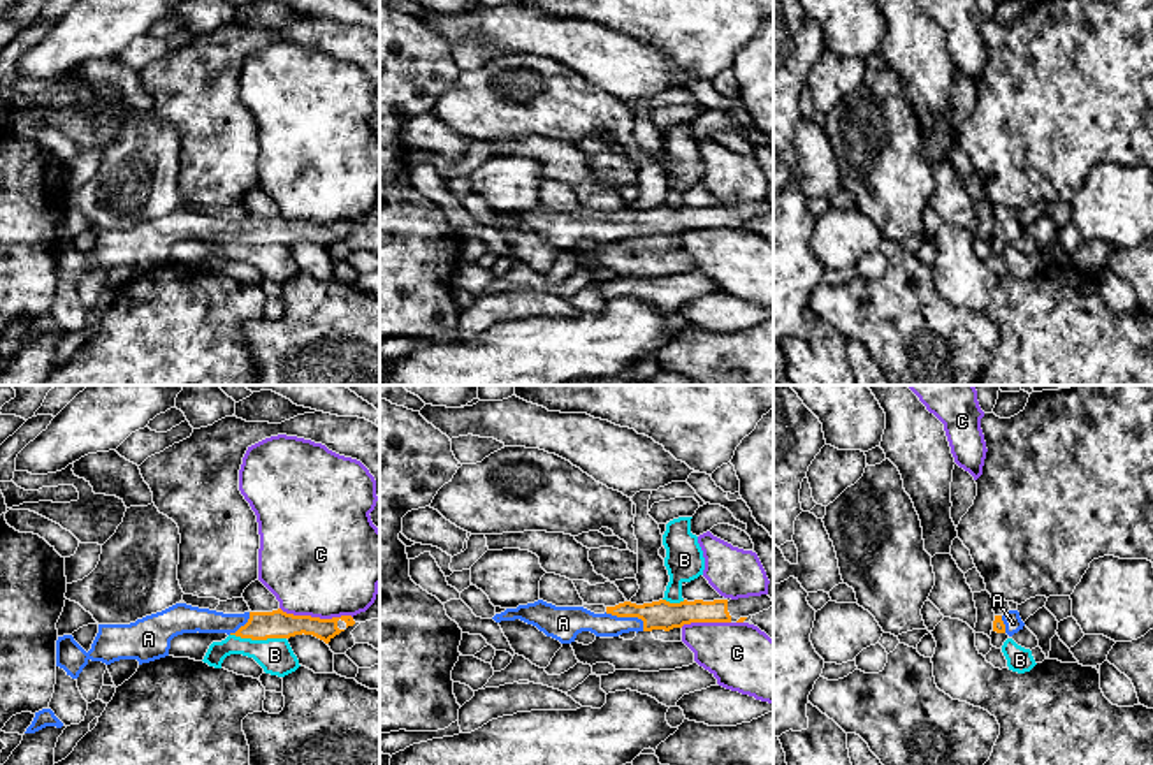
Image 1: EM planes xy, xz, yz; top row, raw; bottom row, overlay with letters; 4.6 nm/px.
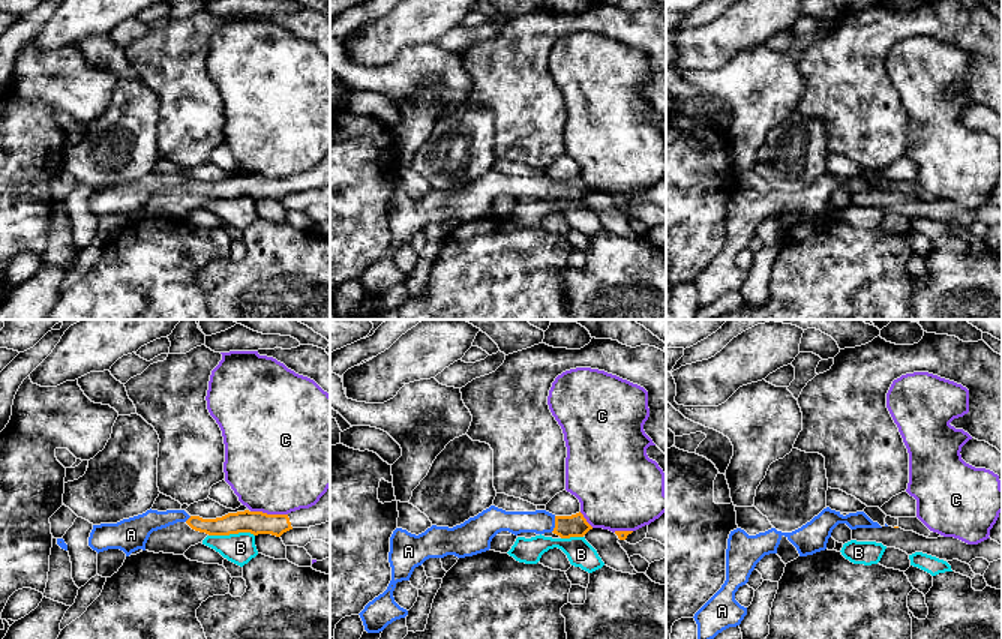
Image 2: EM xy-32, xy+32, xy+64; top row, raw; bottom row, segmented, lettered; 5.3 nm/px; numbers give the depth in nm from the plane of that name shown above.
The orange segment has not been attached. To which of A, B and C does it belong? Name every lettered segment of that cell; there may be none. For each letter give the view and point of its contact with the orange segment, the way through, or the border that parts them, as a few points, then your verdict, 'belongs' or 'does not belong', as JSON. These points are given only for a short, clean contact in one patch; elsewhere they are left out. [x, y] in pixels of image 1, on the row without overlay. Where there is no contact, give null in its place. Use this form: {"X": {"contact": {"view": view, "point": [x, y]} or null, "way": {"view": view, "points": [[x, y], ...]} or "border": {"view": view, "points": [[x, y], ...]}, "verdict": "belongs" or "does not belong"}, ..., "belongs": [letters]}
{"A": {"contact": {"view": "xz", "point": [628, 222]}, "way": {"view": "xz", "points": [[661, 220], [628, 222], [616, 227], [573, 225]]}, "verdict": "belongs"}, "B": {"contact": {"view": "xy", "point": [259, 245]}, "border": {"view": "xy", "points": [[231, 240], [241, 245], [285, 245]]}, "verdict": "does not belong"}, "C": {"contact": {"view": "xy", "point": [317, 224]}, "border": {"view": "xy", "points": [[280, 213], [290, 220], [352, 224]]}, "verdict": "does not belong"}, "belongs": ["A"]}

